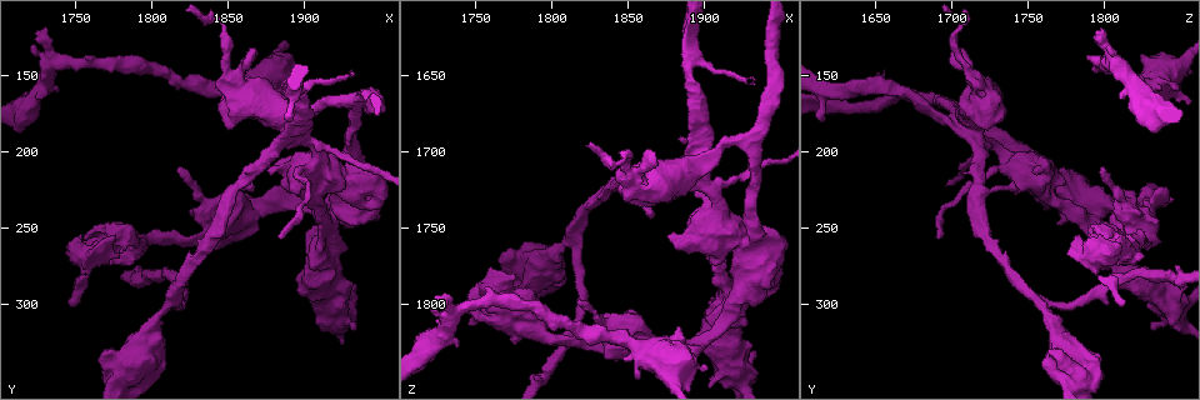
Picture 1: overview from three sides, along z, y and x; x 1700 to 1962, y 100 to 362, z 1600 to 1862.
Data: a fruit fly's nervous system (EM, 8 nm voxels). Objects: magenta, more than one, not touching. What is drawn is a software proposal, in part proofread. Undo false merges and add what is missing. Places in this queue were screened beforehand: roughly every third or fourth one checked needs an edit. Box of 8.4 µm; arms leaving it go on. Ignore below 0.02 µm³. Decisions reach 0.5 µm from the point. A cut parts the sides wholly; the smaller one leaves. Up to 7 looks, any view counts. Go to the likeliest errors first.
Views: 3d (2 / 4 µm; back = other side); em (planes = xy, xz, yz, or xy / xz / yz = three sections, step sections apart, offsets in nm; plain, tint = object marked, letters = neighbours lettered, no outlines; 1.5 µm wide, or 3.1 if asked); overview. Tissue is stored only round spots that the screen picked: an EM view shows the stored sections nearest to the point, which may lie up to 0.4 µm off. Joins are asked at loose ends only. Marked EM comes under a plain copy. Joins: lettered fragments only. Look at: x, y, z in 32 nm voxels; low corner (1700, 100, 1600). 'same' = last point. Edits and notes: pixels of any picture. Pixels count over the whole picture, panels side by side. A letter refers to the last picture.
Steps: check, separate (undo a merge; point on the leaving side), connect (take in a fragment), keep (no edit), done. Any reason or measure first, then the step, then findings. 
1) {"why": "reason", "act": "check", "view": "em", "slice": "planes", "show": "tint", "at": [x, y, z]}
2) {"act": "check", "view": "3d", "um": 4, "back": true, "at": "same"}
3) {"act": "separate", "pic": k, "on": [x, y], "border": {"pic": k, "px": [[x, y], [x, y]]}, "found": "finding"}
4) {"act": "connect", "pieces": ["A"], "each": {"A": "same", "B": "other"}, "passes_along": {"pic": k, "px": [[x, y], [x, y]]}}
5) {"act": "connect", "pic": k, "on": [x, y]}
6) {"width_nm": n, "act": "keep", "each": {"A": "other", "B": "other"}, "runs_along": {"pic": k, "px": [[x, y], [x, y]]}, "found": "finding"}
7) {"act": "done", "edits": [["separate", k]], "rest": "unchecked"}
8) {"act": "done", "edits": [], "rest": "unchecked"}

{"why": "narrows sharply", "act": "check", "view": "3d", "um": 2, "at": [1900, 236, 1824]}

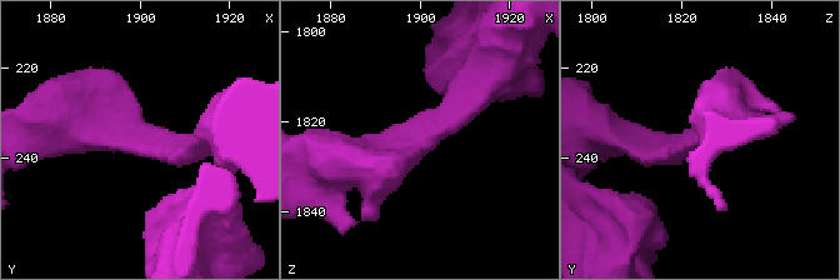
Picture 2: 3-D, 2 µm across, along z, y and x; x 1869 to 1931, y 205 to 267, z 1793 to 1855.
{"arm_widths_nm": [260, 320], "act": "check", "view": "em", "slice": "xy", "step": 8, "show": "tint", "at": [1901, 234, 1824]}

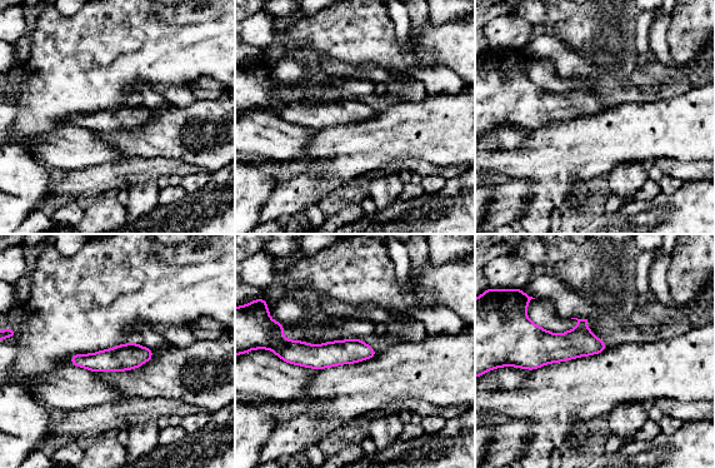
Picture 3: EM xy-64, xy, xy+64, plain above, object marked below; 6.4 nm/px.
{"act": "check", "view": "em", "slice": "xz", "step": 4, "show": "letters", "at": "same"}

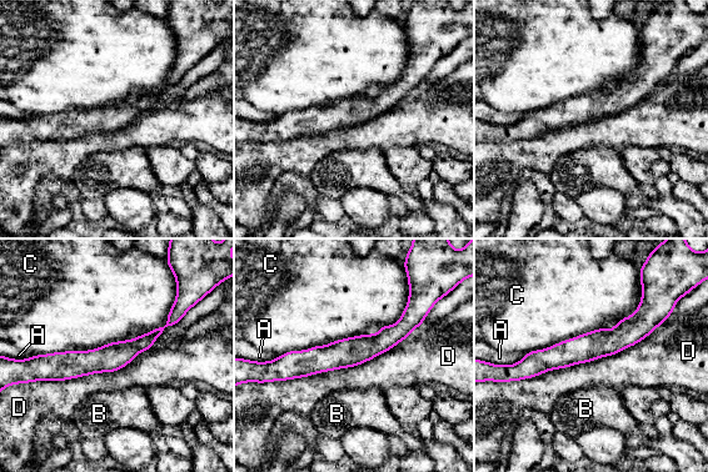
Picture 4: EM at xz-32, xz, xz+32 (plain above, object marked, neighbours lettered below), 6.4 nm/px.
{"width_nm": 180, "act": "keep", "each": {"A": "other", "B": "other", "C": "other", "D": "other"}, "runs_along": {"pic": 4, "px": [[418, 321], [378, 344], [280, 370]]}, "found": "one neuron here"}

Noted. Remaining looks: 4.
{"why": "thick turns thin", "act": "check", "view": "3d", "um": 2, "at": [1904, 174, 1704]}

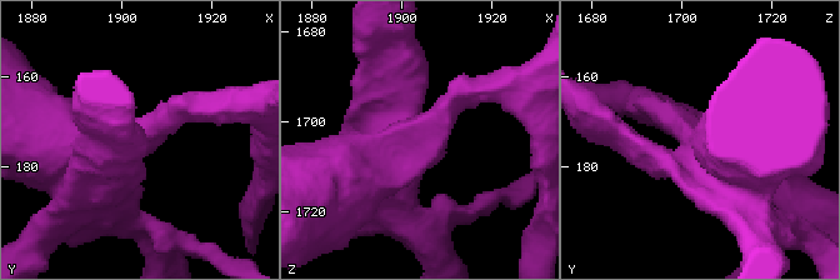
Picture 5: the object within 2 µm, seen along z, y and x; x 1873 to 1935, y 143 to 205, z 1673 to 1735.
{"act": "check", "view": "em", "slice": "planes", "show": "tint", "at": [1905, 173, 1703]}

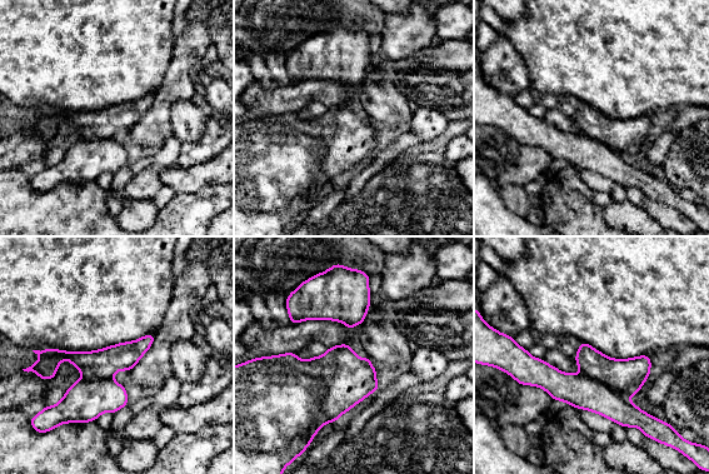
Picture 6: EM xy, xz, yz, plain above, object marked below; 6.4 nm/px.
{"why": "what lies round it", "act": "check", "view": "em", "slice": "planes", "show": "letters", "at": "same"}

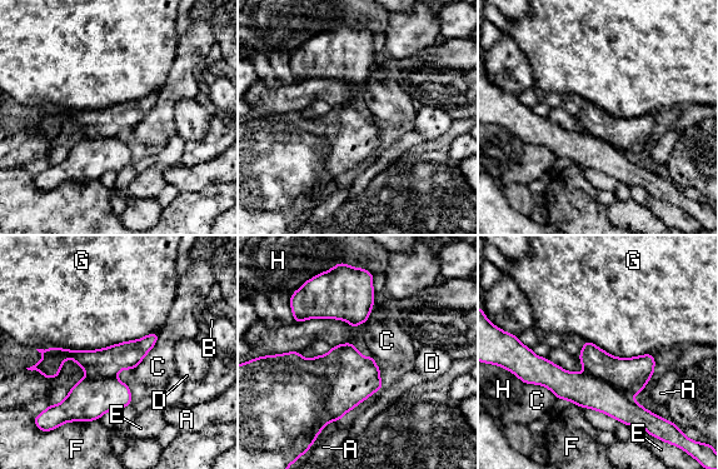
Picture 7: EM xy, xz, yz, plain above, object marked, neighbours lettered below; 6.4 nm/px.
{"act": "keep", "each": {"A": "other", "B": "other", "C": "other", "D": "other", "E": "other", "F": "other", "G": "other", "H": "other"}, "border": {"pic": 7, "px": [[159, 333], [154, 347], [131, 370]]}, "found": "continuous, no second neuron"}

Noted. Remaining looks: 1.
{"act": "done", "edits": [], "rest": "unchecked"}

